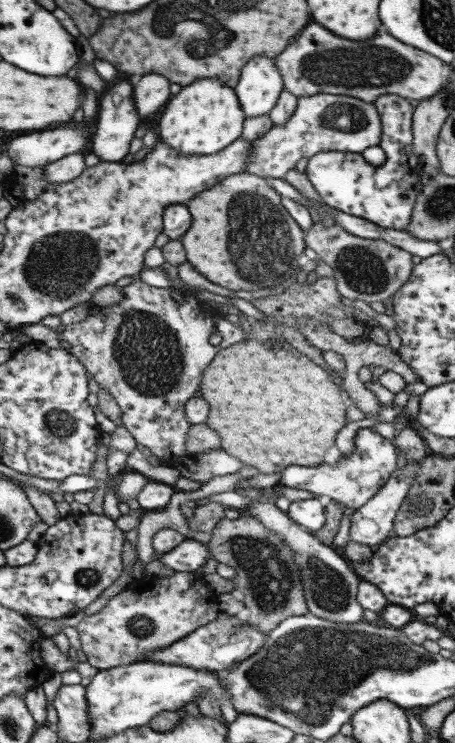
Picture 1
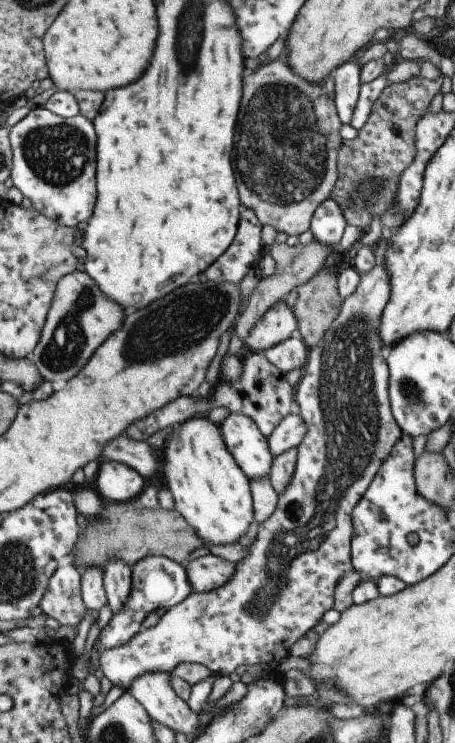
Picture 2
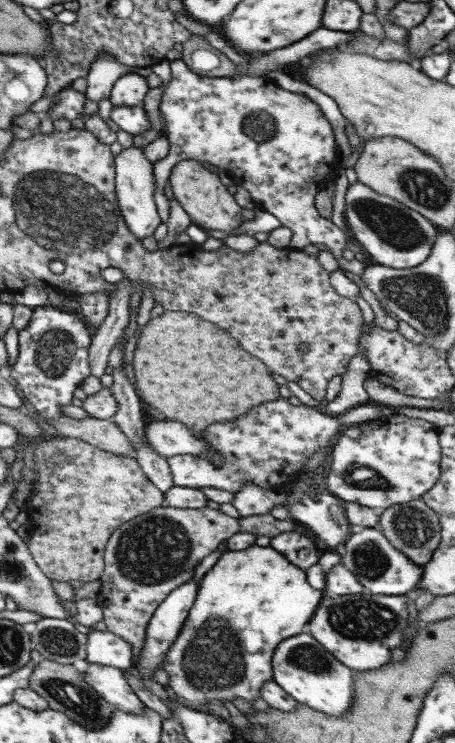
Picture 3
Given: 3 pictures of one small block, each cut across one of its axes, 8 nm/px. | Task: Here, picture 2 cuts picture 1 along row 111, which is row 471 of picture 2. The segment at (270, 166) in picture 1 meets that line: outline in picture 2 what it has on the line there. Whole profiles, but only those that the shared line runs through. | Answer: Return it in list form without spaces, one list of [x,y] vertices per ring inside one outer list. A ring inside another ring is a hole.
[[[386,235],[373,246],[375,256],[375,267],[372,267],[370,272],[363,274],[360,277],[357,289],[353,294],[348,295],[342,300],[342,304],[333,320],[329,329],[324,333],[321,341],[308,352],[306,364],[301,368],[301,376],[297,384],[293,387],[294,406],[297,408],[301,419],[307,426],[304,440],[296,447],[296,464],[291,480],[283,492],[278,495],[276,508],[267,520],[259,524],[257,537],[248,548],[248,556],[243,558],[236,564],[235,573],[232,578],[225,582],[220,588],[207,593],[190,593],[182,602],[171,606],[166,610],[165,614],[157,620],[157,624],[153,628],[141,630],[137,632],[131,639],[128,639],[122,646],[111,648],[105,651],[99,651],[93,657],[94,662],[101,669],[103,677],[109,680],[112,686],[128,691],[133,680],[140,678],[146,673],[166,673],[169,675],[174,667],[177,667],[183,662],[191,662],[205,666],[213,676],[224,675],[228,676],[234,672],[234,669],[239,665],[248,666],[252,664],[266,663],[271,666],[276,666],[278,661],[289,656],[288,648],[293,645],[301,636],[304,636],[313,626],[320,623],[322,614],[333,607],[333,590],[339,578],[347,571],[351,571],[352,565],[350,560],[350,539],[352,536],[351,512],[355,504],[363,496],[367,486],[375,477],[381,462],[387,458],[391,448],[400,440],[402,433],[397,427],[395,420],[390,414],[388,404],[388,369],[386,366],[385,357],[388,354],[386,349],[383,349],[382,343],[378,338],[378,321],[382,309],[385,307],[388,298],[388,277],[386,276],[384,267],[382,266],[382,254],[386,243]]]

